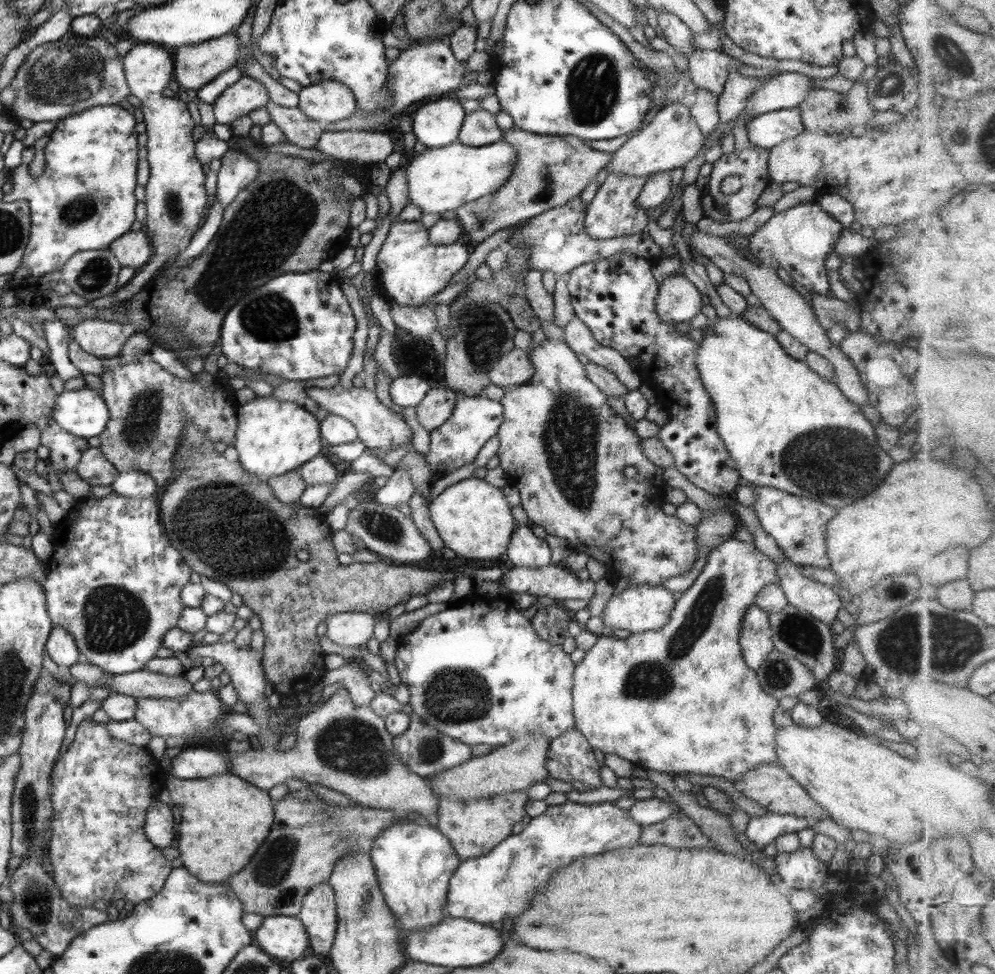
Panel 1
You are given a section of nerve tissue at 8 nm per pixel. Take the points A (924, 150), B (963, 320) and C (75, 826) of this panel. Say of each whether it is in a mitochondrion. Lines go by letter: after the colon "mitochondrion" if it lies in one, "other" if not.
A: other
B: mitochondrion
C: other

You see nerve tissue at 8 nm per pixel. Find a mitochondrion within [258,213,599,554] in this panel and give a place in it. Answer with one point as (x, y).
(486, 331)

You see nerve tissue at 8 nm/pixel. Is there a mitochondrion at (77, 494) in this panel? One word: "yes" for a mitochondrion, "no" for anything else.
no

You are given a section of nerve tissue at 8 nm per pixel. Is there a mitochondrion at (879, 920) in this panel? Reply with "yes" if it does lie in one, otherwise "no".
no

